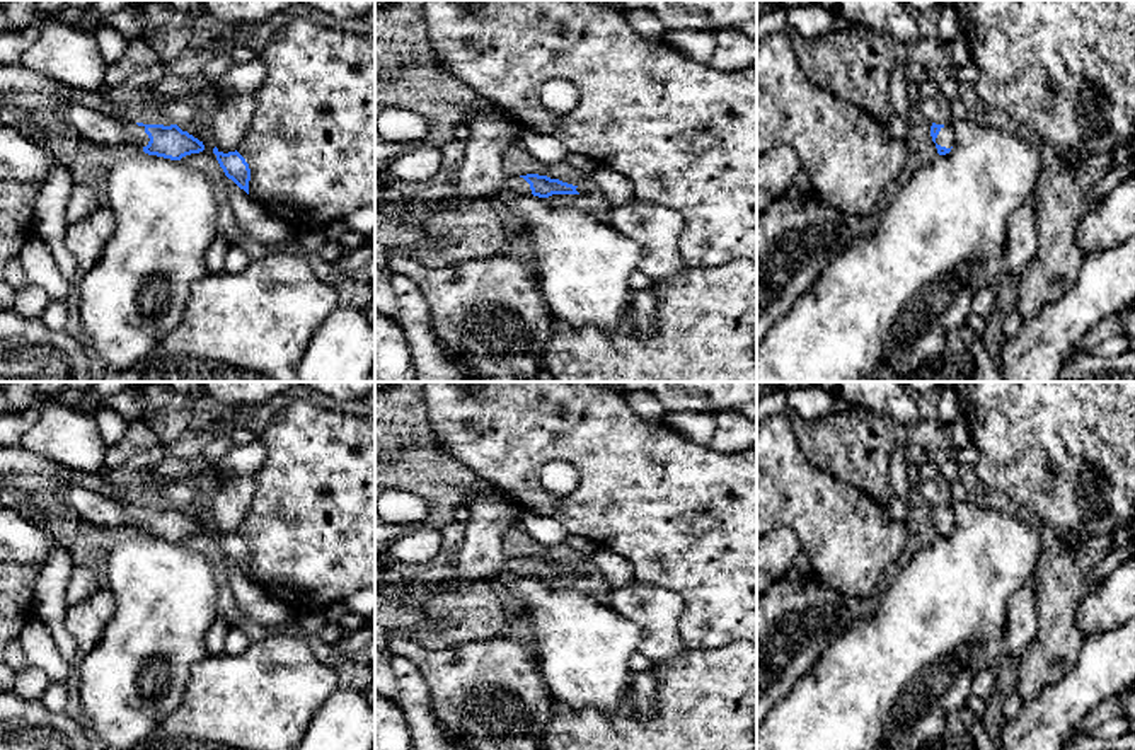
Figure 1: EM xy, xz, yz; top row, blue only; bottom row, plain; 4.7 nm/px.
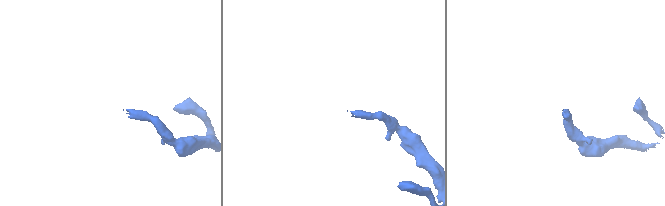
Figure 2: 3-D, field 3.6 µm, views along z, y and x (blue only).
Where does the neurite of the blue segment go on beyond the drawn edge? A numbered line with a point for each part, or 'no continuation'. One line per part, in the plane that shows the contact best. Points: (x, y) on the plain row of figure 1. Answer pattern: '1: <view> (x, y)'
1: yz (944, 520)

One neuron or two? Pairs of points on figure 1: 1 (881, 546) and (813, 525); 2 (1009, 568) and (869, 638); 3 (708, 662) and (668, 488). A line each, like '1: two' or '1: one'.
1: one
2: one
3: two

